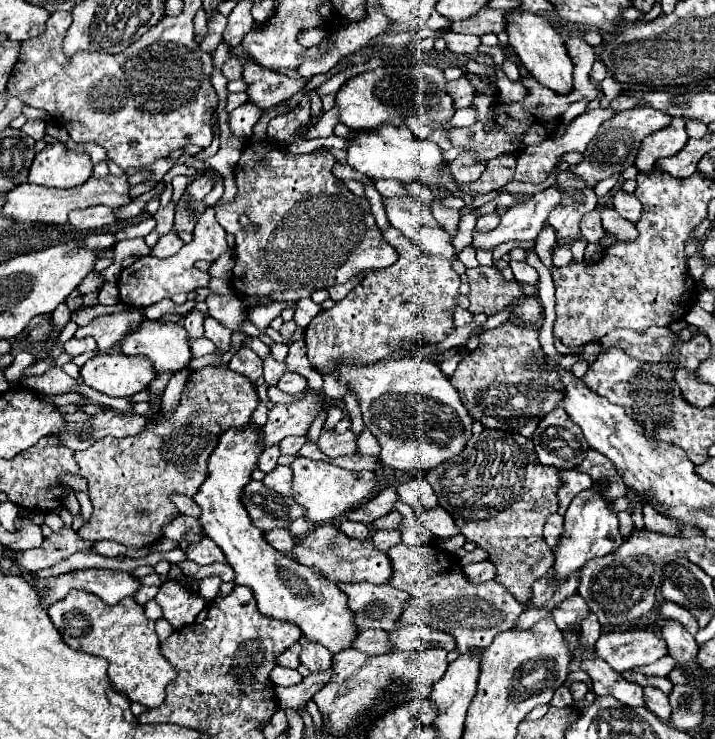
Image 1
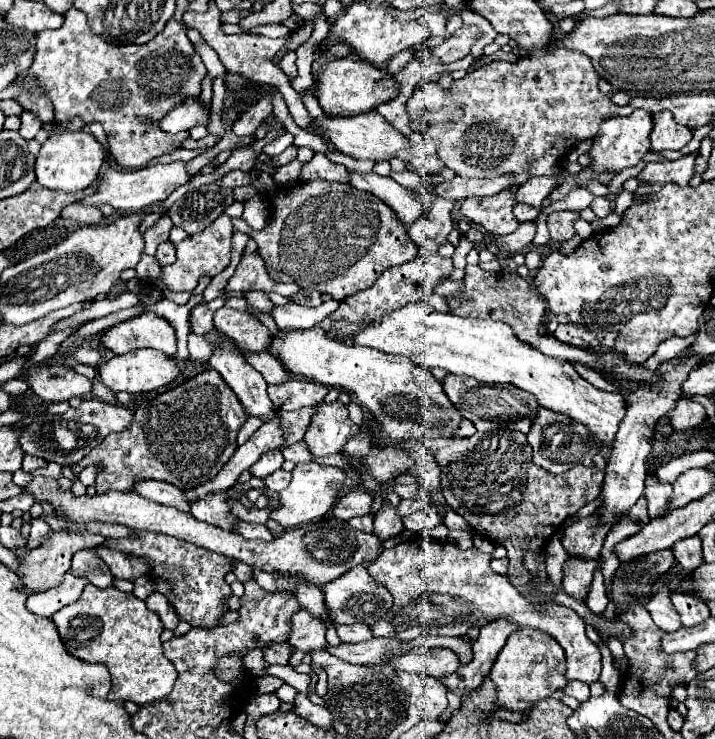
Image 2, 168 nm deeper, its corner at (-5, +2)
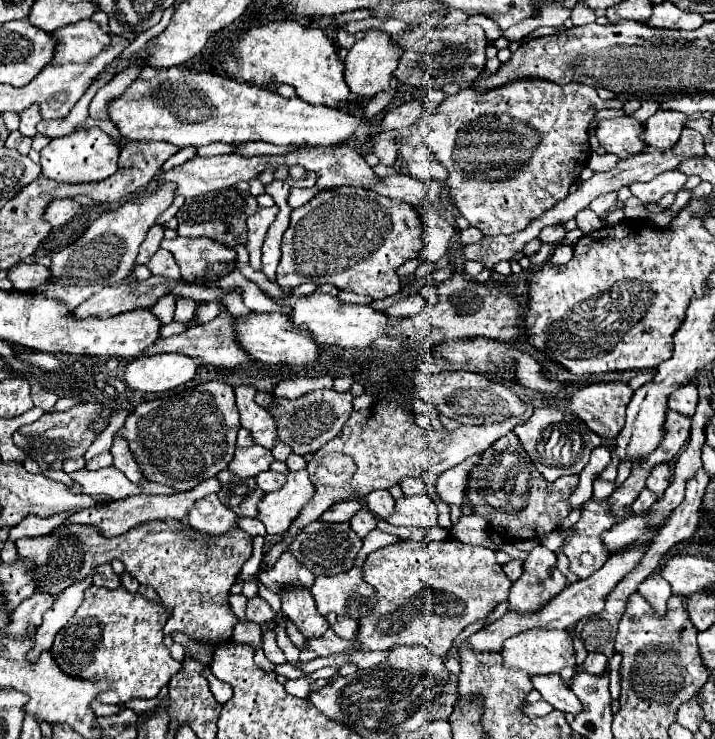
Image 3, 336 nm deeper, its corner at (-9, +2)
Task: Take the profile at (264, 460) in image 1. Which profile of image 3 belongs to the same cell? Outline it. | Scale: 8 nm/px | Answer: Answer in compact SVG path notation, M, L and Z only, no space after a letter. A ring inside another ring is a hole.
M251 445L251 447L237 447L233 459L229 461L229 471L237 477L255 477L261 471L267 471L269 465L273 463L271 451Z

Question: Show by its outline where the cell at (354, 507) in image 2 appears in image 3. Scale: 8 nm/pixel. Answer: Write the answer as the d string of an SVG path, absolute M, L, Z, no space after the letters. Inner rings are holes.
M341 501L341 503L329 507L329 511L325 511L319 521L325 521L325 523L343 523L343 521L349 521L361 507L363 505L359 501Z

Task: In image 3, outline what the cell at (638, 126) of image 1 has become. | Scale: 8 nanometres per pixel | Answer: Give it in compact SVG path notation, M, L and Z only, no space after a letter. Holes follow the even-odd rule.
M629 115L603 119L597 125L597 139L607 153L613 153L621 159L637 155L645 149L641 139L643 125Z

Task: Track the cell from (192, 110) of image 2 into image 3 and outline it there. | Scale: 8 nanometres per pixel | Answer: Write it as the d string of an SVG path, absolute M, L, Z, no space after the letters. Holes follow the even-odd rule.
M143 67L139 77L107 107L109 119L129 141L167 141L179 147L201 147L215 141L247 143L267 141L273 145L341 145L365 143L369 123L331 109L295 99L285 99L275 91L233 81L229 77L197 71L191 67L153 69Z

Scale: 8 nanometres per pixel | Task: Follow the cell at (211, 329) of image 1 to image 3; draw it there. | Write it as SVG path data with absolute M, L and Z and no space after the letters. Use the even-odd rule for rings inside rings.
M249 385L235 387L237 409L241 413L241 427L251 433L251 439L255 445L261 445L271 451L275 447L275 439L277 439L275 421L263 407L259 407L253 401L255 393L257 393L257 389L249 387Z

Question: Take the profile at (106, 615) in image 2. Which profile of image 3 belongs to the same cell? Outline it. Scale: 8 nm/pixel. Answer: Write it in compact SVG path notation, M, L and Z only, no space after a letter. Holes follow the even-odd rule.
M89 587L85 591L85 599L79 605L73 619L55 635L55 643L51 647L53 659L69 677L89 679L89 681L109 681L111 687L107 691L97 693L96 699L103 704L119 705L129 699L153 699L159 695L161 687L169 683L173 675L181 671L181 663L173 661L169 649L163 645L163 627L169 619L169 611L155 601L145 599L141 593L129 593L123 587L107 589L107 587Z

